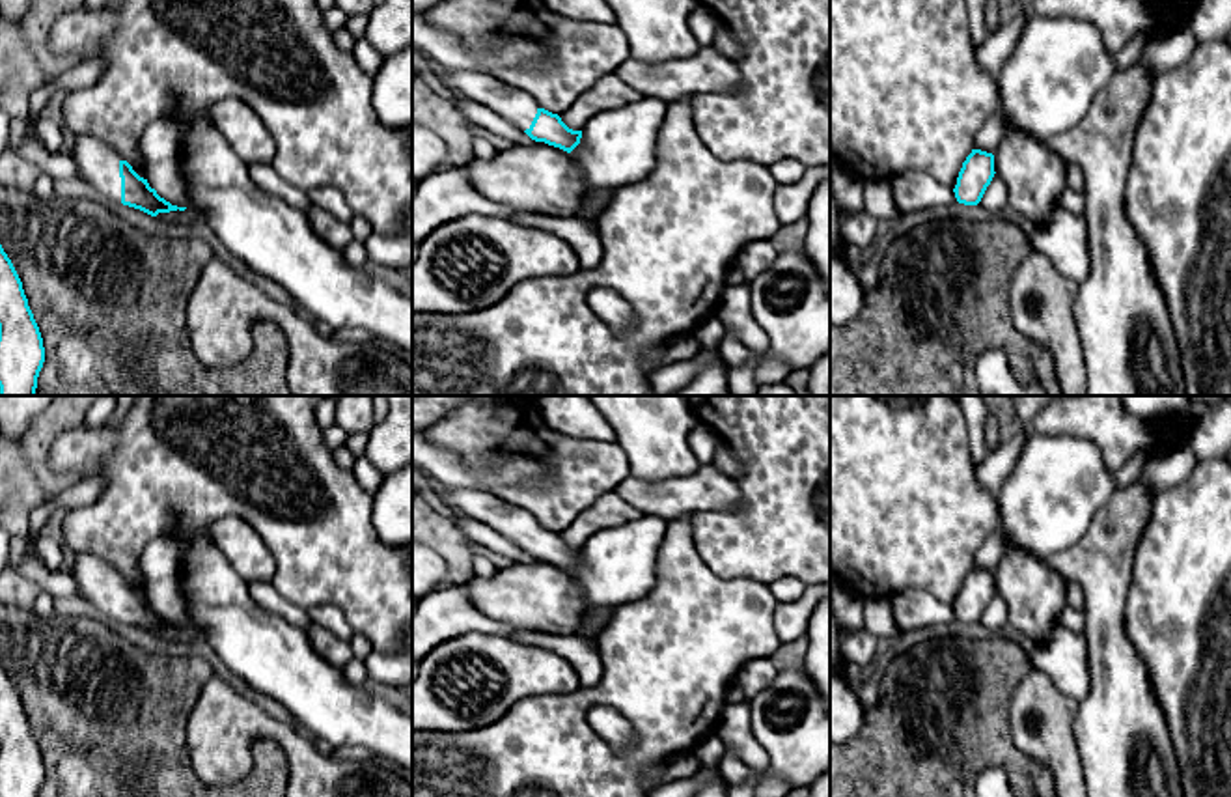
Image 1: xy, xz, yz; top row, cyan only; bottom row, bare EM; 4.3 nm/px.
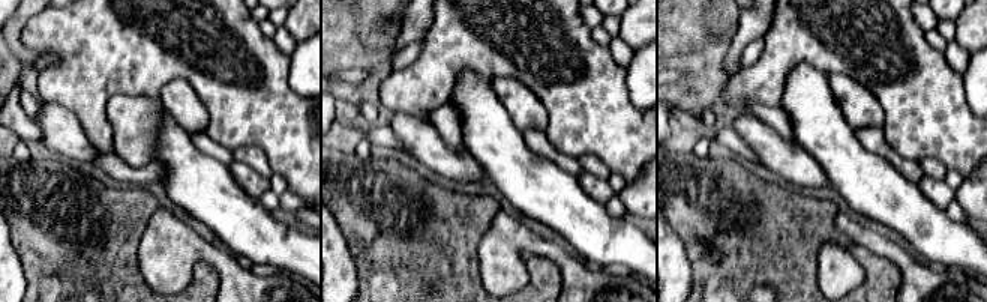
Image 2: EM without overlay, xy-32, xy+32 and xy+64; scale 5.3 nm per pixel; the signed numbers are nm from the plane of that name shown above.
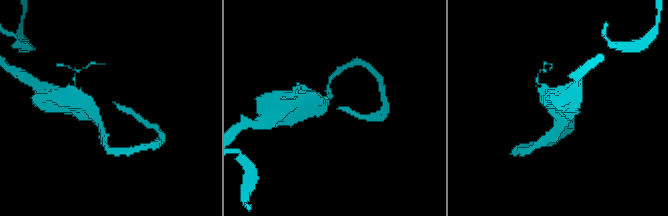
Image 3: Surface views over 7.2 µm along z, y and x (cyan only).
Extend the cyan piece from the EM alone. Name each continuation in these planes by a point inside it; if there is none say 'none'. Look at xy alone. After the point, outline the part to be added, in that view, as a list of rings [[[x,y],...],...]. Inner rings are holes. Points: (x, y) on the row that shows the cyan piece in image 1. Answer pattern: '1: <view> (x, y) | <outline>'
1: xy (163, 58) | [[[125,0],[118,9],[110,9],[104,6],[101,9],[82,9],[63,15],[50,28],[48,50],[60,58],[78,54],[82,62],[106,62],[103,77],[93,86],[73,88],[67,91],[63,101],[63,125],[67,131],[63,151],[67,151],[69,157],[76,162],[78,179],[91,187],[95,198],[121,203],[121,161],[127,161],[140,177],[147,179],[138,144],[144,129],[151,121],[185,114],[209,116],[209,110],[216,101],[237,97],[259,116],[261,123],[272,134],[276,142],[276,153],[270,161],[270,166],[282,179],[306,194],[317,187],[338,189],[351,211],[369,222],[373,233],[401,235],[408,231],[407,215],[412,209],[412,127],[390,129],[379,119],[371,103],[371,88],[375,78],[356,63],[351,52],[343,52],[336,47],[332,32],[323,24],[321,9],[317,7],[315,0]]]

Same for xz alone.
1: xz (575, 55) | [[[442,0],[422,17],[466,41],[483,56],[492,43],[533,41],[541,52],[537,69],[492,73],[442,67],[420,54],[455,93],[479,103],[515,127],[530,129],[539,108],[561,116],[586,90],[629,58],[629,41],[616,22],[567,19],[541,0]]]

